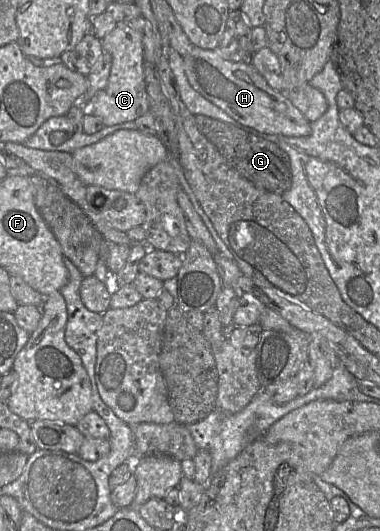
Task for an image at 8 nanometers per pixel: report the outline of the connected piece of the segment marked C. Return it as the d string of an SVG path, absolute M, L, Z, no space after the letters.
M118 22L116 27L102 40L102 48L111 55L111 69L107 86L90 99L86 106L88 112L99 117L105 126L134 122L149 111L149 97L144 78L144 47L139 31L127 22Z

